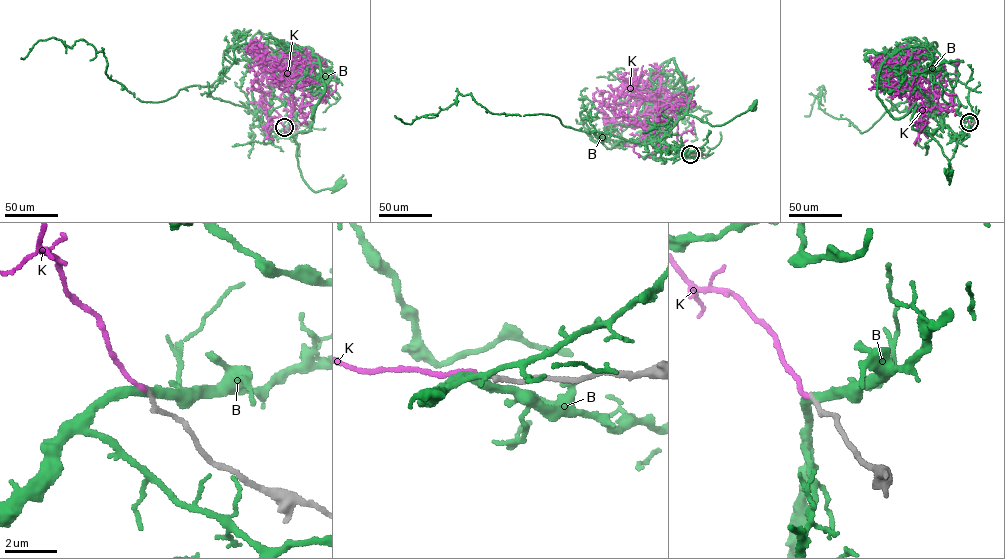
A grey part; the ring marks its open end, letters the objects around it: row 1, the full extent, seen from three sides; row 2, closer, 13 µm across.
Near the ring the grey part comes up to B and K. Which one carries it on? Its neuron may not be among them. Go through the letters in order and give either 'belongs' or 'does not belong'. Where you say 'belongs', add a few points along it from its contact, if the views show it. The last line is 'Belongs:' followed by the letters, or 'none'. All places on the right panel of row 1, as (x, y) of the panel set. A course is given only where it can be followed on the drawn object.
B: does not belong
K: belongs | via (969, 122), (953, 110), (952, 95), (932, 95), (940, 104), (949, 103), (957, 61)
Belongs: K

